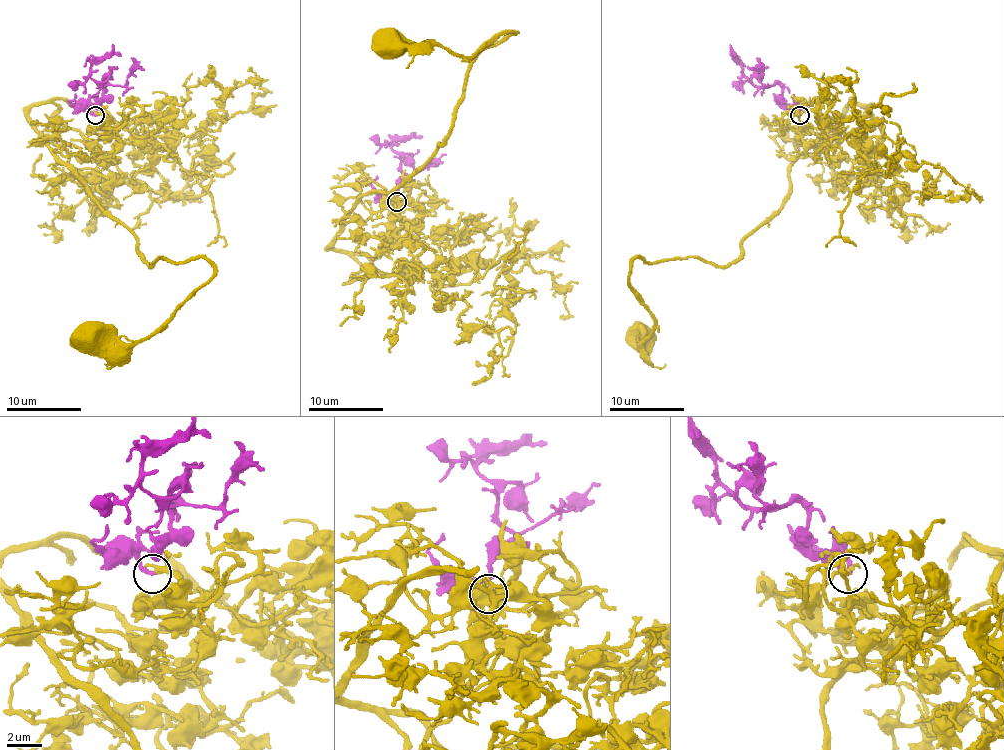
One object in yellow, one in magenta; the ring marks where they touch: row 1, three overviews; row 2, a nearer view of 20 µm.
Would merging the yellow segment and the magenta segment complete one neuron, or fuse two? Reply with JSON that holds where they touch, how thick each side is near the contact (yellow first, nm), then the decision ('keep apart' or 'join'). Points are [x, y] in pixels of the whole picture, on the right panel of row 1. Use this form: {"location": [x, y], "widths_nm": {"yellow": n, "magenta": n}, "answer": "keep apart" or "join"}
{"location": [799, 115], "widths_nm": {"yellow": 180, "magenta": 240}, "answer": "join"}

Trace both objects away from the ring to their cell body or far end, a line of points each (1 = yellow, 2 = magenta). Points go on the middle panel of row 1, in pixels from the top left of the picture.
1: (396, 202), (436, 195), (358, 279), (340, 221), (437, 150), (467, 65), (514, 31), (471, 56), (387, 41)
2: (396, 202), (390, 199), (396, 187), (405, 180), (400, 168), (400, 157), (392, 144), (409, 137), (422, 137)

